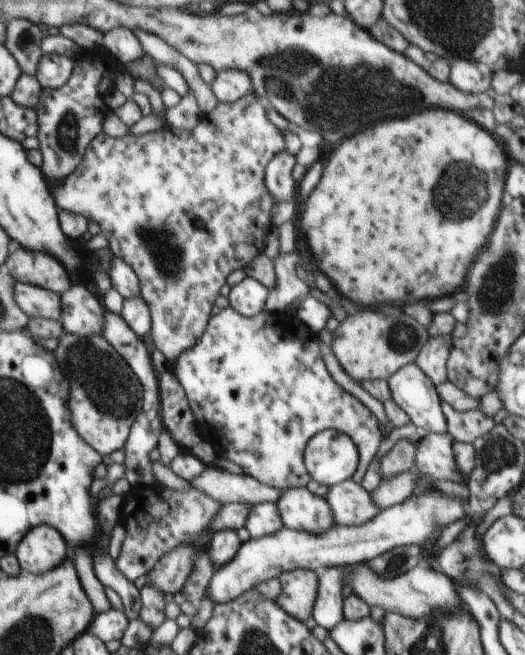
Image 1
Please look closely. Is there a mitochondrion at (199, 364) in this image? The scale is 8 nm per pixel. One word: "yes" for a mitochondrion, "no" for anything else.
no

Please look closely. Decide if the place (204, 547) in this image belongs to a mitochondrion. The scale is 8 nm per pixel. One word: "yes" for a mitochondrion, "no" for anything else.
no

